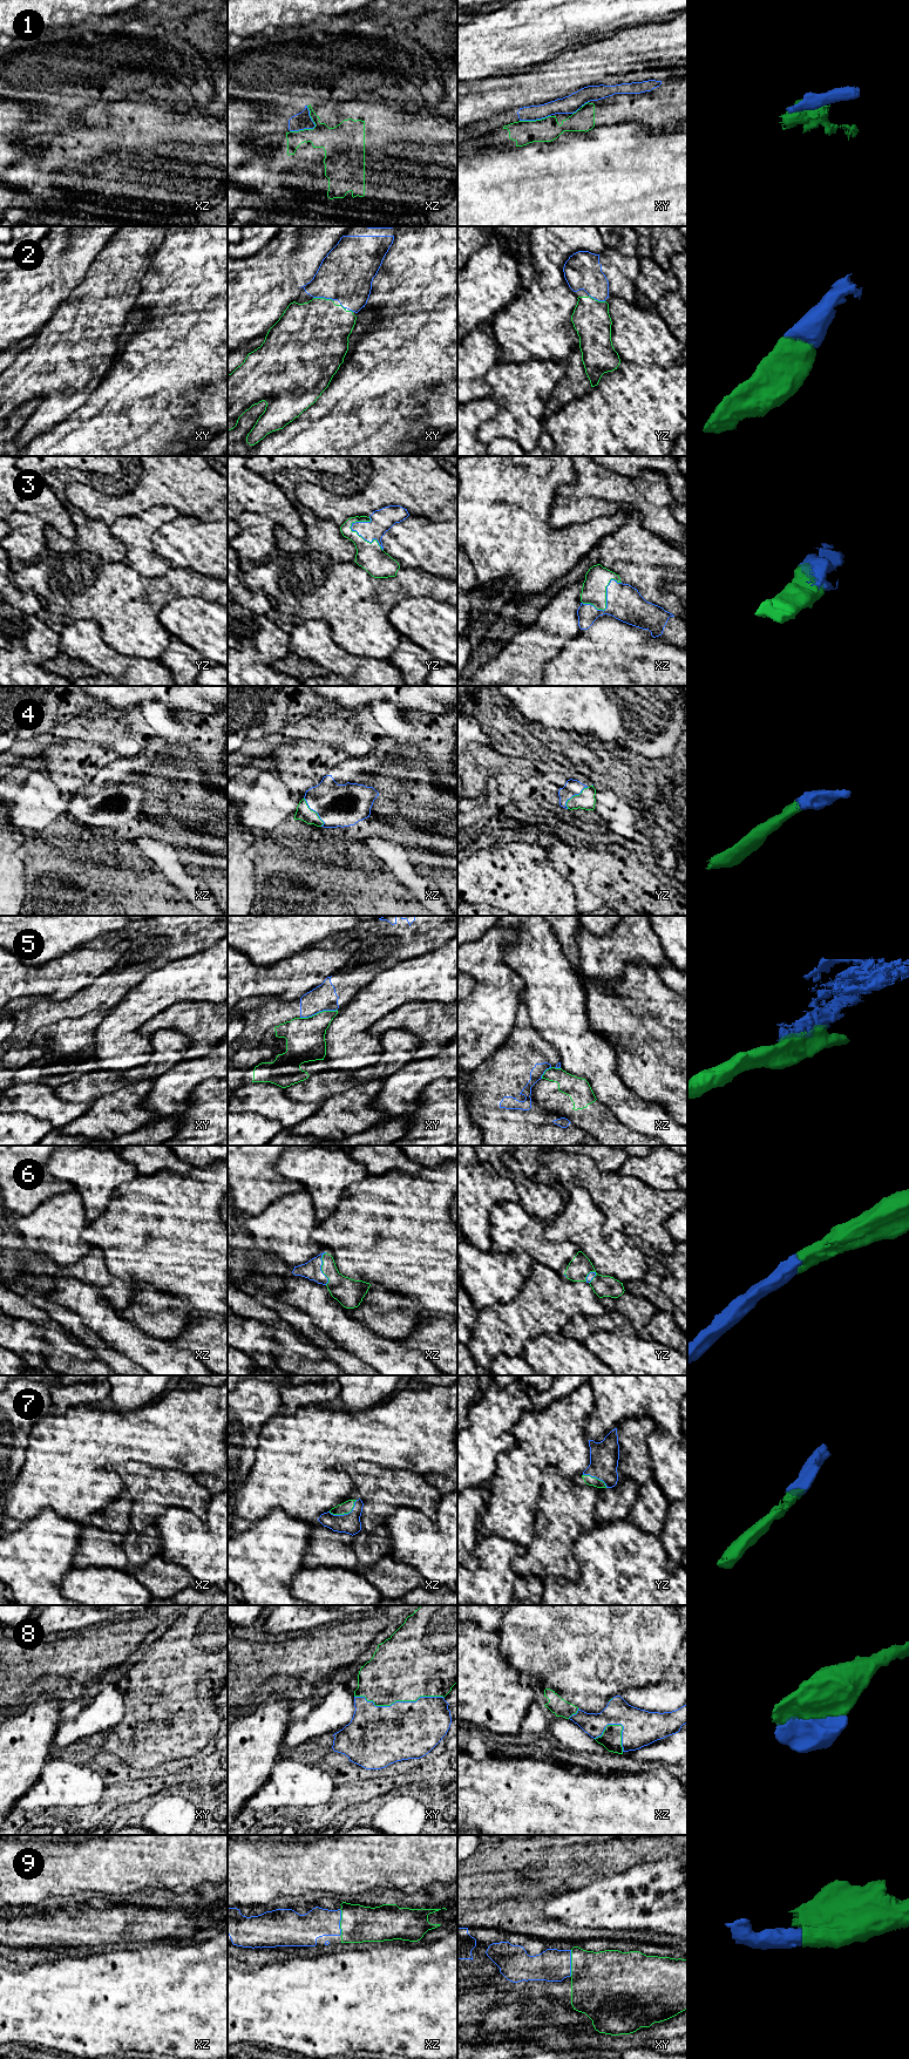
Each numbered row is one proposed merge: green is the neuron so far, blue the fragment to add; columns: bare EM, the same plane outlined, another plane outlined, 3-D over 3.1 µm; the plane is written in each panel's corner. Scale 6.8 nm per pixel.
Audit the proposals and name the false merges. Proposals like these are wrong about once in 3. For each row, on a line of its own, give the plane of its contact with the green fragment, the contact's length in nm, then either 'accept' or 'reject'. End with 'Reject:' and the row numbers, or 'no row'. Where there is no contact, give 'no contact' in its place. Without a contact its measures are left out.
1: meets green in xz; contact 220 nm long; reject
2: meets green in xy; contact 140 nm long; accept
3: meets green in yz; contact 300 nm long; accept
4: meets green in xz; contact 240 nm long; accept
5: meets green in xy; contact 260 nm long; reject
6: meets green in xz; contact 220 nm long; accept
7: meets green in xz; contact 220 nm long; accept
8: meets green in xy; contact 600 nm long; accept
9: meets green in xz; contact 180 nm long; accept
Reject: 1, 5

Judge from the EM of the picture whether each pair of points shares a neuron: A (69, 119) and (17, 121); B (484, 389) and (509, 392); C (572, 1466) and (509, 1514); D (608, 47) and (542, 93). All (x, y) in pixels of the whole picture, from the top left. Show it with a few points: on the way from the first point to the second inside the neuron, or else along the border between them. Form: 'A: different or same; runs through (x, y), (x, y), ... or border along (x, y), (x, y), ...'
A: different; border along (13, 101), (26, 103), (32, 109), (34, 120)
B: different; border along (495, 364), (487, 374), (492, 395)
C: same; runs through (550, 1459), (537, 1459), (519, 1478), (515, 1492)
D: same; runs through (591, 55), (578, 61), (558, 77)

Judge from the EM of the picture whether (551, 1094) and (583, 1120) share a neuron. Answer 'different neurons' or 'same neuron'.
same neuron

